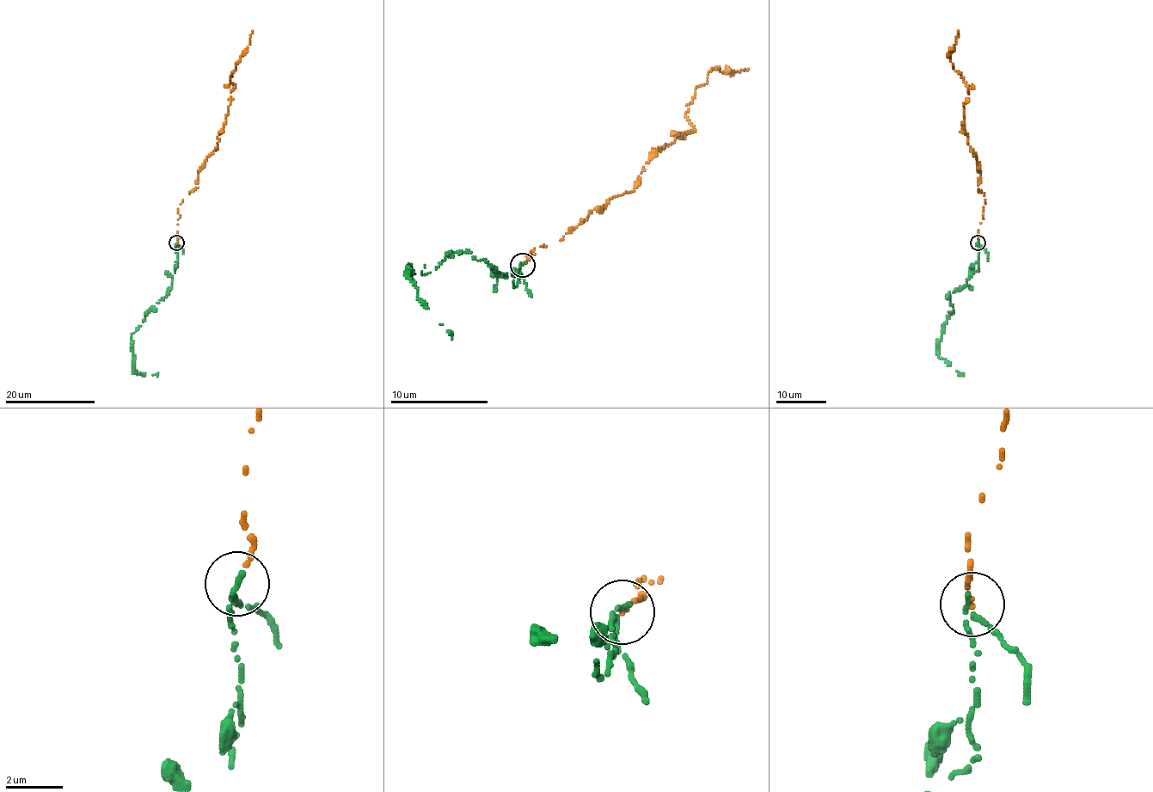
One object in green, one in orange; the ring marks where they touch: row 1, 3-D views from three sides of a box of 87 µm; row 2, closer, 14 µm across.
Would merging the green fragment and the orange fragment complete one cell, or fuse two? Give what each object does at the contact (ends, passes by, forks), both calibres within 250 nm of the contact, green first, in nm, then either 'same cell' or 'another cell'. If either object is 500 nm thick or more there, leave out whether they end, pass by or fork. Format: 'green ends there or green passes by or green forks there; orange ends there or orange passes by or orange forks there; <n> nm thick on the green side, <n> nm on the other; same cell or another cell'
green passes by; orange ends there; 140 nm thick on the green side, 90 nm on the other; same cell

